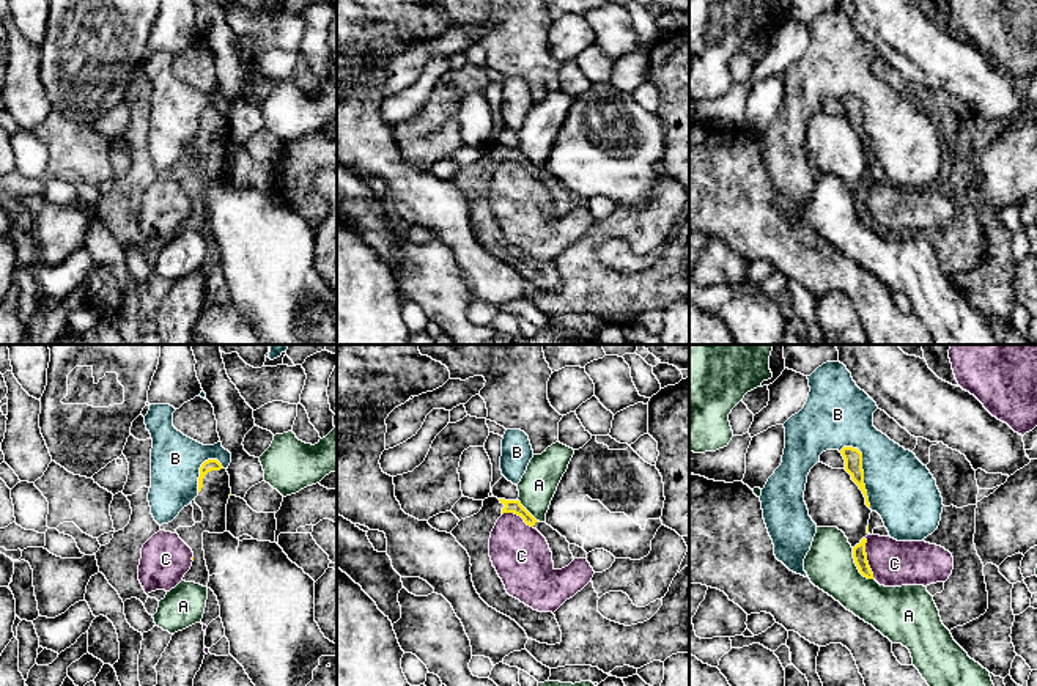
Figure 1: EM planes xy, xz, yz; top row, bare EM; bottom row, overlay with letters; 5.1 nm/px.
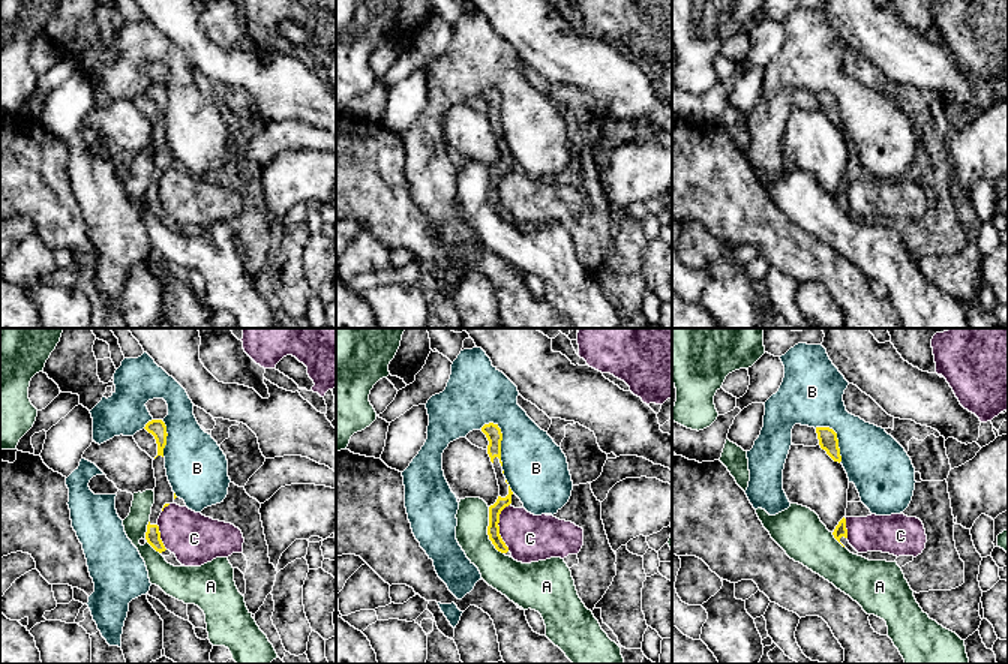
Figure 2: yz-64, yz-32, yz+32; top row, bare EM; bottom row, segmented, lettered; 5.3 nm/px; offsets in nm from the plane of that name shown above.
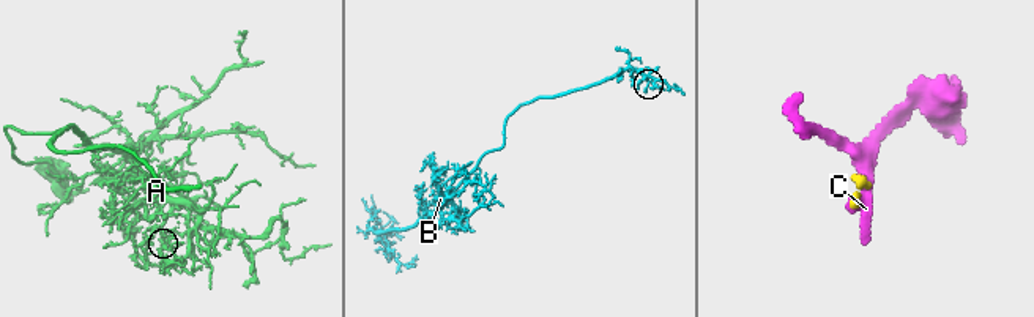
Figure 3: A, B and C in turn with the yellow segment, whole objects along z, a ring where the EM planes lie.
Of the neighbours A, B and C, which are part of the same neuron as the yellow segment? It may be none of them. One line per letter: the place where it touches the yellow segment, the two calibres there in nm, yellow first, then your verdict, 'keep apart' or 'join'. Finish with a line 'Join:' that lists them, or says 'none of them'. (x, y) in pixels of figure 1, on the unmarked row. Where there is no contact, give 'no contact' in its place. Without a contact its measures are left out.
A: yz (856, 213) | 70/260 nm | keep apart
B: yz (863, 120) | 100/340 nm | keep apart
C: yz (866, 206) | 70/240 nm | keep apart
Join: none of them

